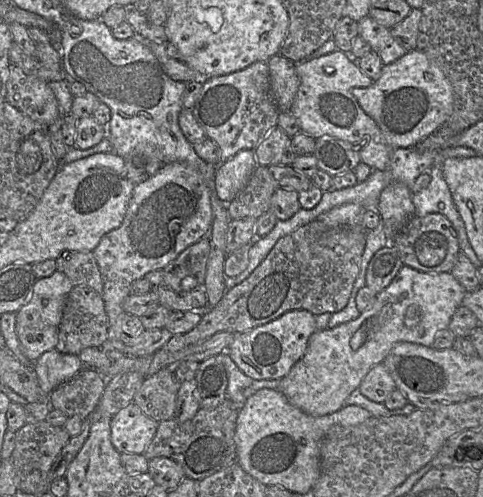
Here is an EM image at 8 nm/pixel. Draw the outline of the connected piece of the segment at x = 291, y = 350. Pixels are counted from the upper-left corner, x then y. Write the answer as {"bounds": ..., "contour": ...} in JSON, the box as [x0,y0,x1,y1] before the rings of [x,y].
{"bounds":[227,310,317,380],"contour":[[[291,310],[250,331],[236,334],[227,352],[237,367],[253,380],[281,380],[306,352],[310,336],[317,330],[315,315]]]}

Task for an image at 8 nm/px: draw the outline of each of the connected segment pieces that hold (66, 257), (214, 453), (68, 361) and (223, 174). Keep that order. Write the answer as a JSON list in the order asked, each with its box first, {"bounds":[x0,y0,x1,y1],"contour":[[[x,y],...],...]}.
[{"bounds":[56,251,103,296],"contour":[[[64,251],[56,258],[56,267],[71,280],[73,286],[87,285],[102,296],[103,279],[93,252]]]},{"bounds":[143,399,239,481],"contour":[[[226,399],[214,409],[200,408],[196,415],[186,422],[179,422],[174,418],[159,422],[156,434],[145,449],[143,455],[148,460],[157,457],[170,458],[182,467],[185,478],[200,481],[227,468],[237,460],[235,434],[238,414],[239,410],[236,409],[236,404]]]},{"bounds":[33,348,83,395],"contour":[[[56,348],[44,352],[33,364],[39,385],[48,395],[83,367],[78,355],[61,353]]]},{"bounds":[215,150,257,203],"contour":[[[241,150],[217,166],[215,189],[218,198],[224,203],[231,202],[246,186],[257,165],[254,150]]]}]

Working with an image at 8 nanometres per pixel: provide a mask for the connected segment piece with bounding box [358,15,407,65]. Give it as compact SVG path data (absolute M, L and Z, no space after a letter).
M369 15L358 21L359 36L371 46L384 65L390 64L405 53L405 49L393 38L390 29L379 24Z

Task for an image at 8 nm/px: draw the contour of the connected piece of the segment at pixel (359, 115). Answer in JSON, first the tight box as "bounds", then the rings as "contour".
{"bounds":[290,50,394,171],"contour":[[[335,50],[318,58],[295,62],[300,86],[290,112],[297,118],[302,132],[315,139],[329,135],[350,142],[359,151],[361,162],[384,171],[390,165],[394,148],[387,144],[376,122],[363,111],[352,94],[353,88],[369,87],[374,82],[360,69],[357,60],[351,51]]]}

